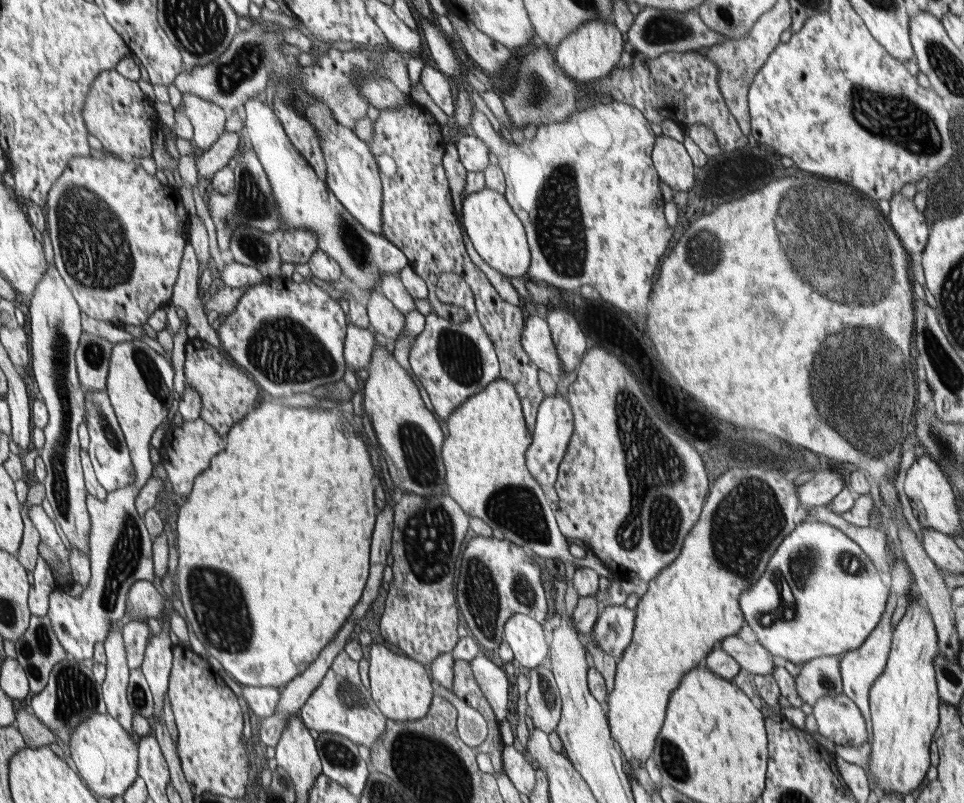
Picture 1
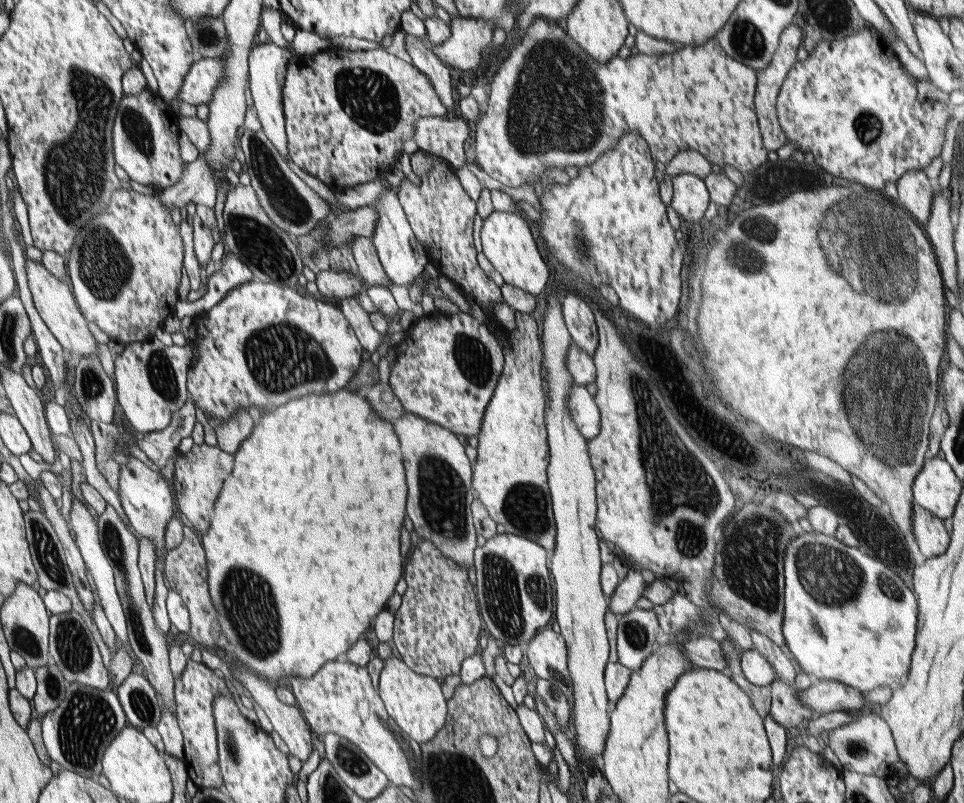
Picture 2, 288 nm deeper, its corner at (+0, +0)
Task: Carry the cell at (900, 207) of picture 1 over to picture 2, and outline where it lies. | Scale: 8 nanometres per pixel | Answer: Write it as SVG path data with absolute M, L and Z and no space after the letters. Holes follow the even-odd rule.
M923 170L917 172L905 172L897 182L897 202L907 210L907 214L913 216L913 222L919 228L925 228L931 204L933 204L933 188L929 186L929 180L925 178Z

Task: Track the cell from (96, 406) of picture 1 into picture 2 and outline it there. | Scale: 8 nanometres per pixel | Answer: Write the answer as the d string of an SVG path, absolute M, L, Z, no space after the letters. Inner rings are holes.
M125 456L127 462L121 464L121 476L117 478L117 490L115 494L119 496L119 502L121 502L121 508L123 508L123 514L127 516L129 520L129 526L131 530L139 536L147 536L153 540L153 546L155 546L155 552L157 552L157 562L155 562L155 590L153 590L153 602L151 602L151 612L153 612L153 620L155 620L155 626L157 630L165 636L169 632L169 614L165 610L165 596L169 592L169 588L165 588L163 580L161 580L161 572L163 572L163 558L159 560L159 550L163 548L163 534L165 534L165 526L167 522L171 520L171 512L173 512L173 504L171 504L171 498L169 498L169 490L165 486L165 482L155 474L151 472L145 464L141 464L137 458L133 456Z

